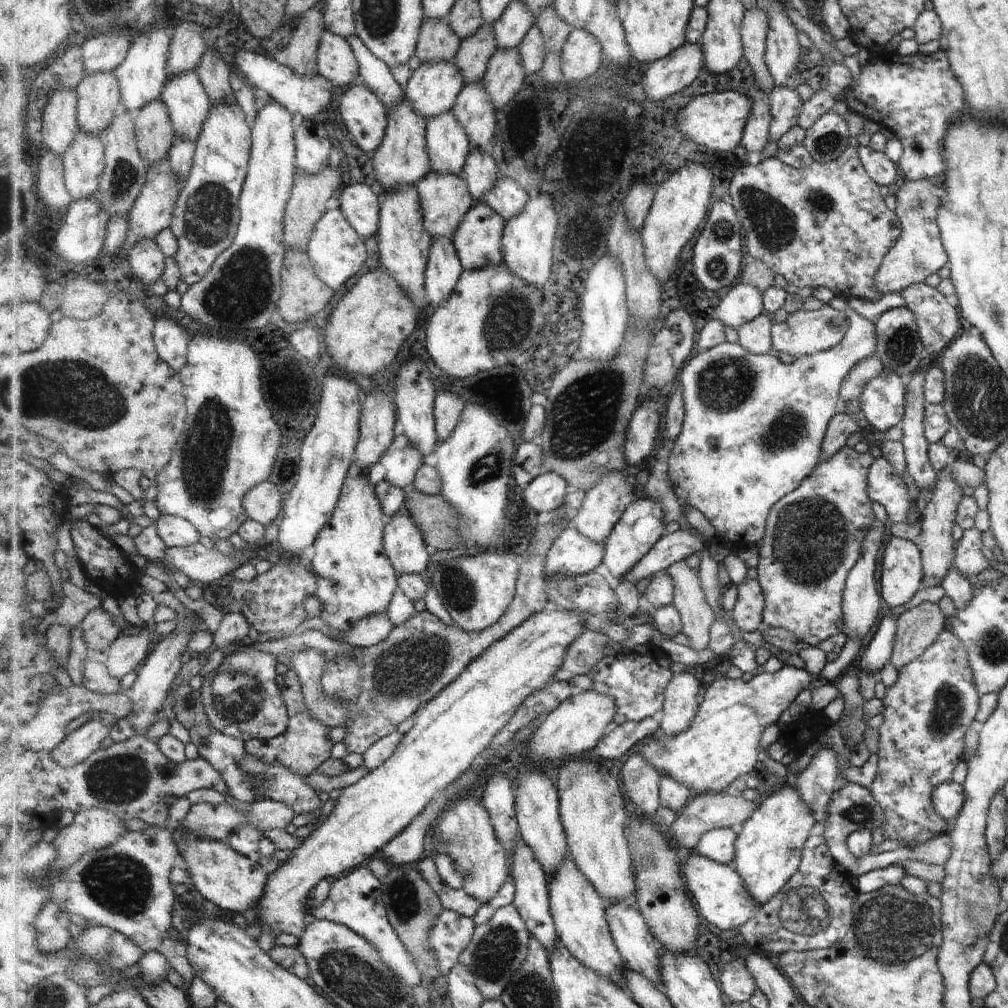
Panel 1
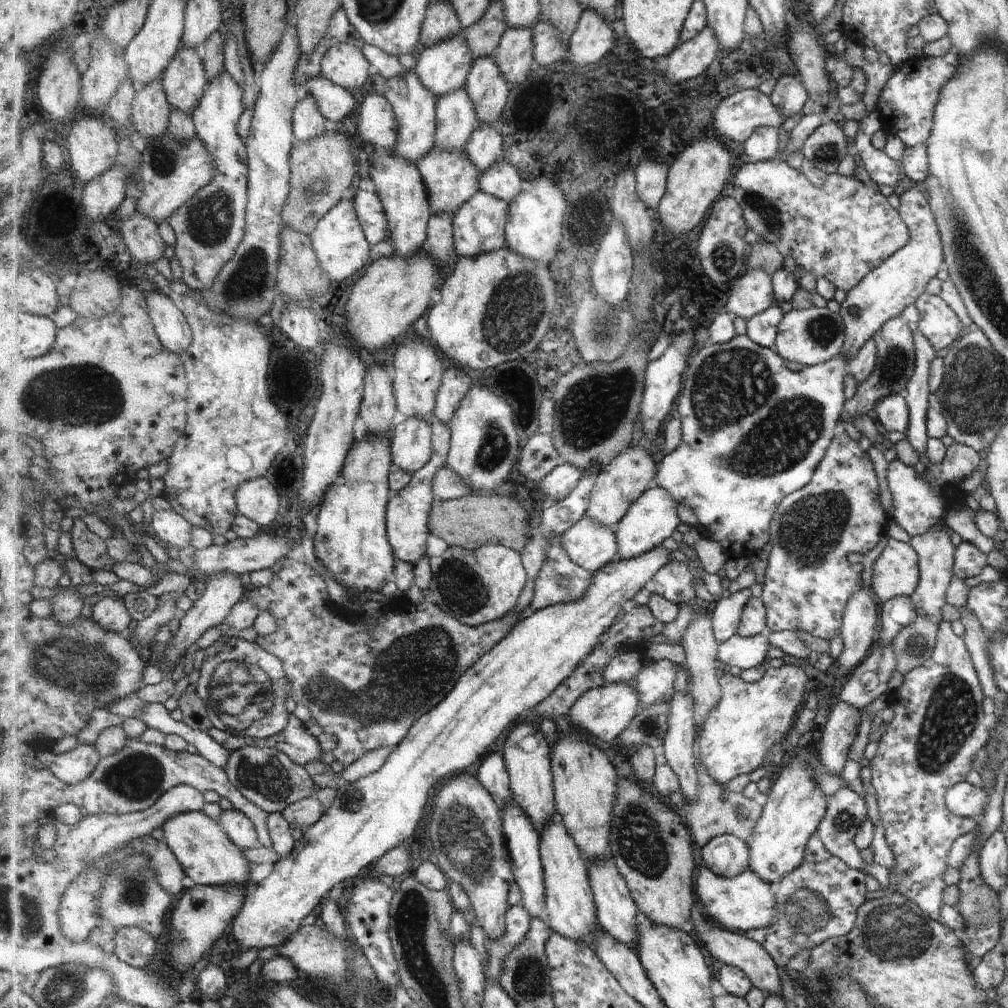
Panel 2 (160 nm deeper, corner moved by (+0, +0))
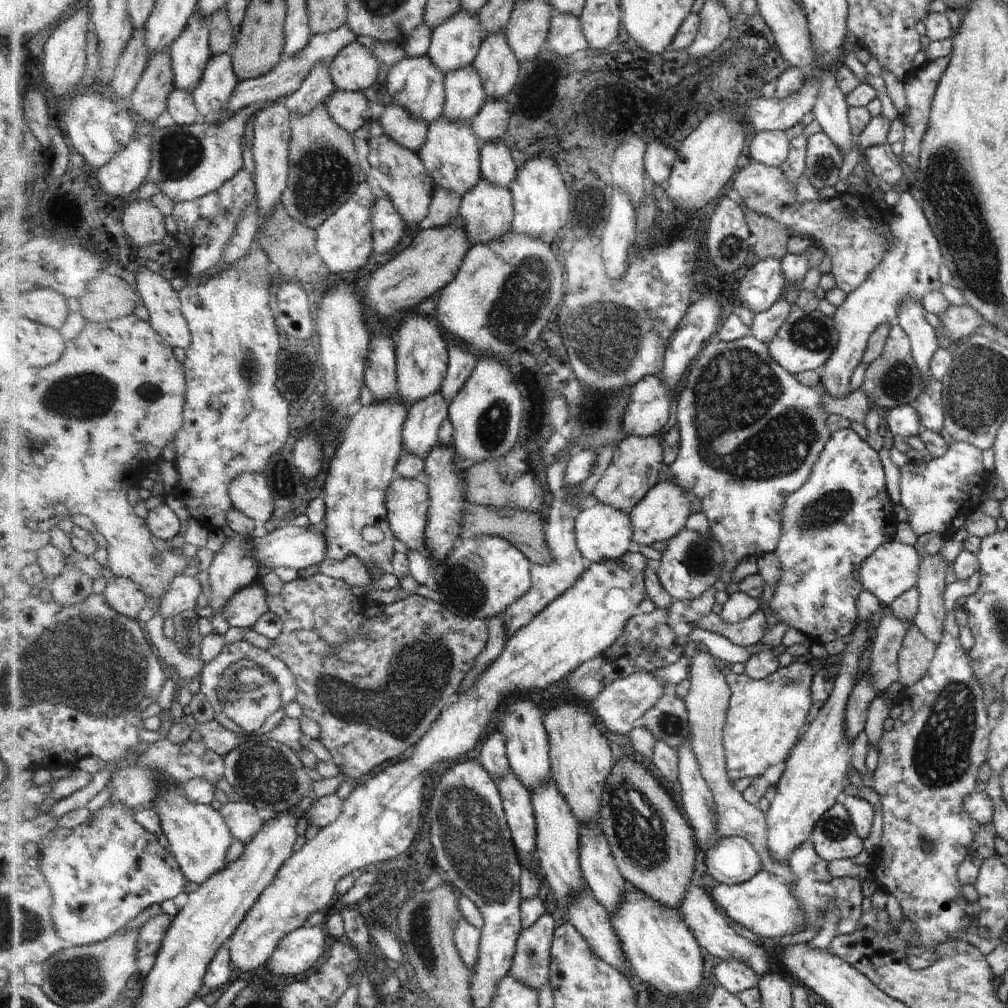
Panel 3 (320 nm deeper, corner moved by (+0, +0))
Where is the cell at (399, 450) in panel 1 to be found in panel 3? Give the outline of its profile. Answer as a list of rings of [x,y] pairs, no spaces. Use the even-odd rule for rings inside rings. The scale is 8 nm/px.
[[[440,391],[409,406],[403,430],[407,452],[424,460],[431,454],[431,450],[439,443],[443,422],[450,418],[449,406],[450,403]]]

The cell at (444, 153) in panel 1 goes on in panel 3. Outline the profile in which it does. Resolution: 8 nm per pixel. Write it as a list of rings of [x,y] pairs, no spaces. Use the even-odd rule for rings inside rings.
[[[473,65],[459,68],[446,76],[443,118],[469,124],[481,112],[487,98],[479,70]]]

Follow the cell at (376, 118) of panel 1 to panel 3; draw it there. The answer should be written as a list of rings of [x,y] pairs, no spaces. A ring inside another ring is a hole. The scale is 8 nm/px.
[[[393,102],[383,108],[376,122],[383,129],[382,134],[393,138],[403,148],[409,148],[417,153],[425,146],[429,124],[413,118],[405,108],[401,108]]]

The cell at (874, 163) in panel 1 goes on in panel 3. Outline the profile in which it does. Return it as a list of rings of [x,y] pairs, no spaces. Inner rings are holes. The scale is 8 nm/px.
[[[883,143],[872,147],[867,147],[863,156],[867,166],[869,166],[869,172],[877,178],[878,181],[883,180],[887,184],[895,184],[899,178],[901,178],[901,168],[899,167],[899,161],[897,157],[889,147],[889,143]]]

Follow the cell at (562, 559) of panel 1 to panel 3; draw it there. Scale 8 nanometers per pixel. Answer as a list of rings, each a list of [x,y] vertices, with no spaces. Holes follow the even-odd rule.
[[[595,501],[592,507],[577,512],[576,535],[580,551],[591,563],[619,560],[633,551],[635,544],[630,514],[601,501]]]

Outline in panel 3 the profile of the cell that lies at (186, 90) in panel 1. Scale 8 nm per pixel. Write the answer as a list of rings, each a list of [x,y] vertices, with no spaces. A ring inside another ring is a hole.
[[[195,13],[183,33],[172,42],[172,54],[176,86],[194,89],[204,76],[209,59],[214,55],[210,42],[209,19]]]

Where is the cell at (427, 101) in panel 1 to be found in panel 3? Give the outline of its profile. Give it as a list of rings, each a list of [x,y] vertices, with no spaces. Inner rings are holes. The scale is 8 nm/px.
[[[462,9],[435,28],[426,55],[445,76],[449,76],[459,68],[463,70],[465,66],[473,65],[484,38],[485,31],[479,18]]]

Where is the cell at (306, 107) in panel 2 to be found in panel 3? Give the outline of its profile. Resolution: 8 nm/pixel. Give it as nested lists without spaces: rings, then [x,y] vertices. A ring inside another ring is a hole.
[[[321,62],[311,70],[311,74],[305,78],[303,86],[293,95],[289,95],[281,100],[295,114],[307,116],[311,110],[317,106],[325,104],[327,96],[336,89],[335,84],[329,74],[329,62]]]

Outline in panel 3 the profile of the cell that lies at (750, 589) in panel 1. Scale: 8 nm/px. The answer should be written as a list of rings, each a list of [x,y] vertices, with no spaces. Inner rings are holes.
[[[759,609],[751,618],[740,623],[725,622],[720,615],[706,613],[699,629],[711,630],[713,633],[728,638],[738,647],[757,645],[767,634],[767,616]]]

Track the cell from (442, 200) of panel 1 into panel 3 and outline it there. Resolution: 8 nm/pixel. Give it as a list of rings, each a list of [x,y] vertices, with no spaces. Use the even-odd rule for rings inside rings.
[[[442,117],[431,124],[425,146],[417,152],[417,156],[423,160],[425,168],[432,174],[436,188],[445,188],[447,192],[455,192],[463,198],[482,180],[480,148],[481,143],[473,132],[471,123],[449,122]]]

